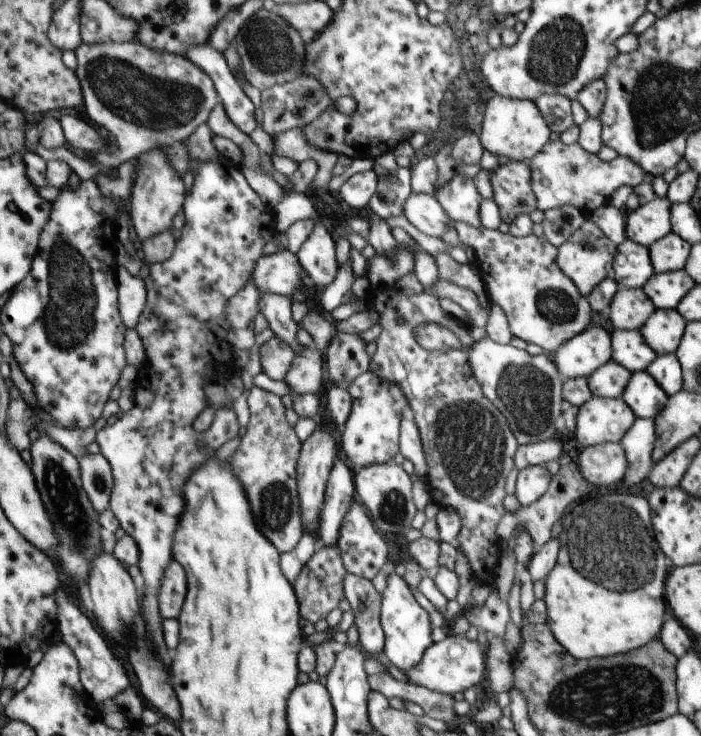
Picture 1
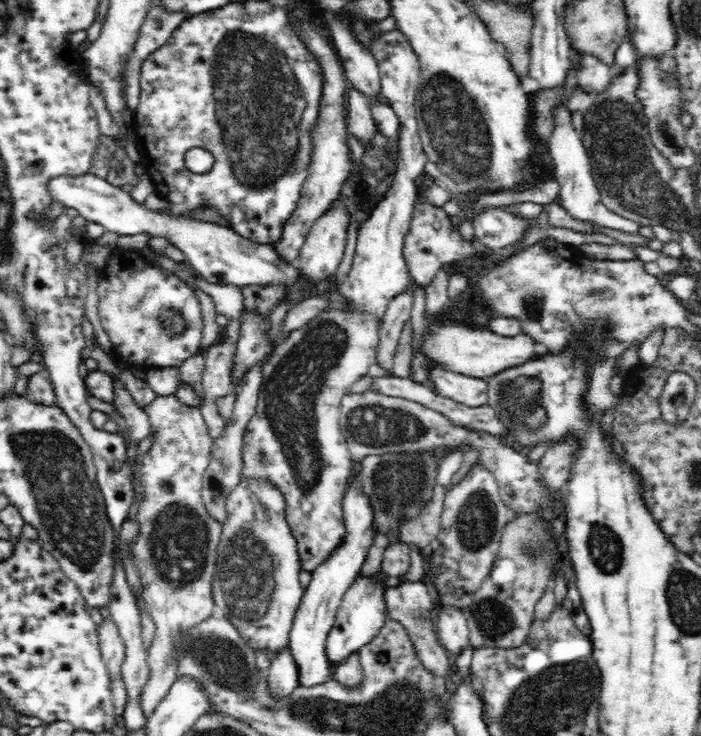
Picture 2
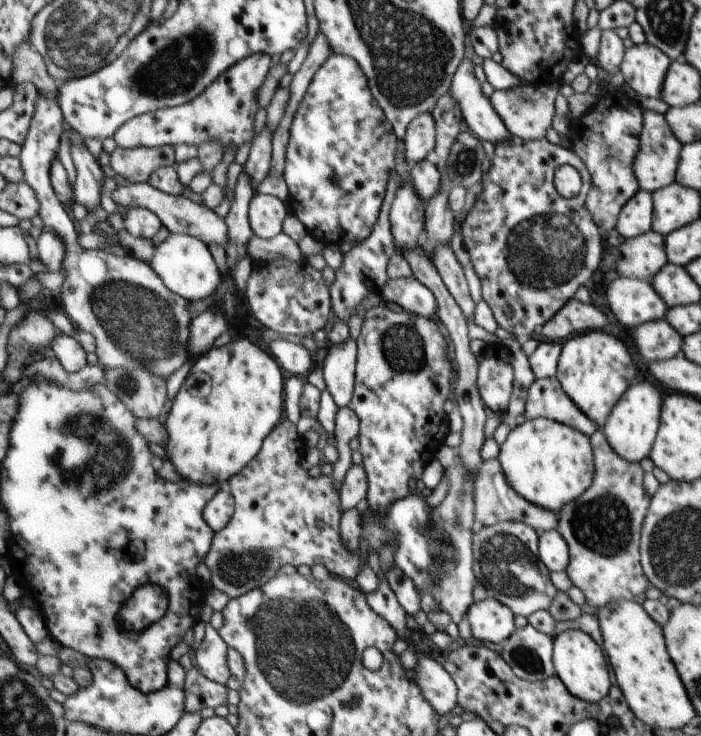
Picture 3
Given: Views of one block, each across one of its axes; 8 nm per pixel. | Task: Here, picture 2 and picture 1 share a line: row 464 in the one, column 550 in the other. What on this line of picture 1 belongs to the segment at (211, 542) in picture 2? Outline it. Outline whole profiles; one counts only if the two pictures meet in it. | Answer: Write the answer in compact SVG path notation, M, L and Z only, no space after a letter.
M559 139L547 142L542 150L527 162L530 168L530 187L534 194L534 203L537 210L550 210L550 208L563 207L571 205L580 211L585 218L585 221L595 222L591 220L591 215L595 210L608 202L609 196L617 190L619 186L630 186L633 188L643 180L643 169L639 164L632 161L630 158L617 155L611 162L603 162L599 157L587 152L579 143L563 144Z

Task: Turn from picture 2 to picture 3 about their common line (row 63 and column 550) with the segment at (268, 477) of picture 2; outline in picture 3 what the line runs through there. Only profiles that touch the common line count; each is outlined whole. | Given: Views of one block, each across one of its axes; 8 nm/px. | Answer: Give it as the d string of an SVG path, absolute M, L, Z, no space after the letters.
M545 377L535 379L529 386L527 398L525 398L525 420L546 418L558 421L561 424L570 425L590 437L598 426L585 416L573 401L563 392L557 378Z

